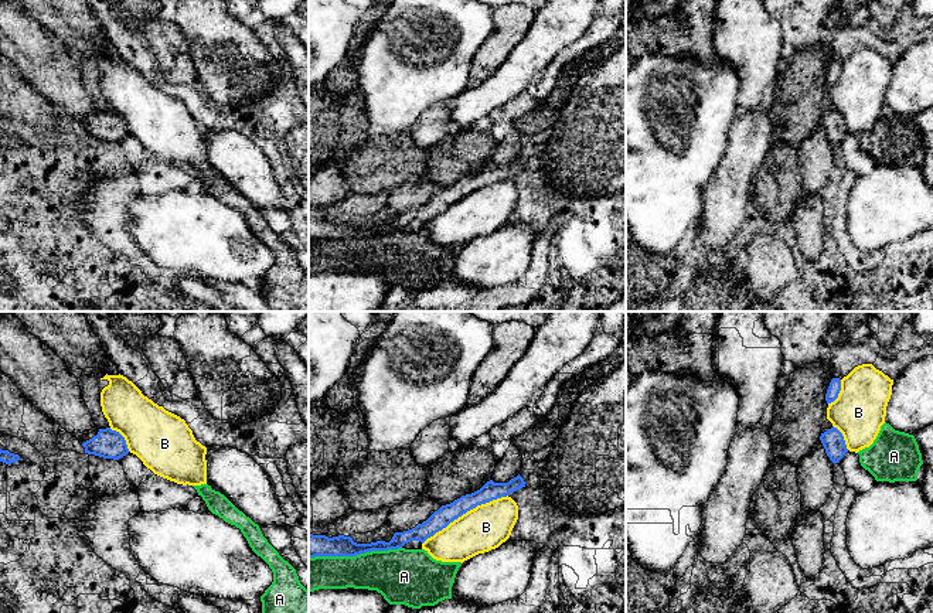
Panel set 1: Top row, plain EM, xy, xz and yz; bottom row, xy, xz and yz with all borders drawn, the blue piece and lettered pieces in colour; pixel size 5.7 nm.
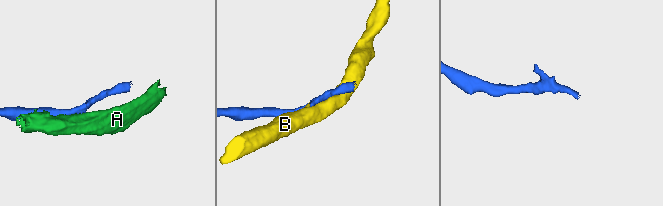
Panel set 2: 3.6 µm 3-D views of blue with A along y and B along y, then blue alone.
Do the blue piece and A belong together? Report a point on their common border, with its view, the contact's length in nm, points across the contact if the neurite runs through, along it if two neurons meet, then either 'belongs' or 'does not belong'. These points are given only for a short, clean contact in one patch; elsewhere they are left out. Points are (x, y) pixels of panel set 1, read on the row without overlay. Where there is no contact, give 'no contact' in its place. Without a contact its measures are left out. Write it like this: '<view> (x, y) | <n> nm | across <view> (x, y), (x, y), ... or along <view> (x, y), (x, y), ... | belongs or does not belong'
xz (354, 238) | 550 nm | does not belong

